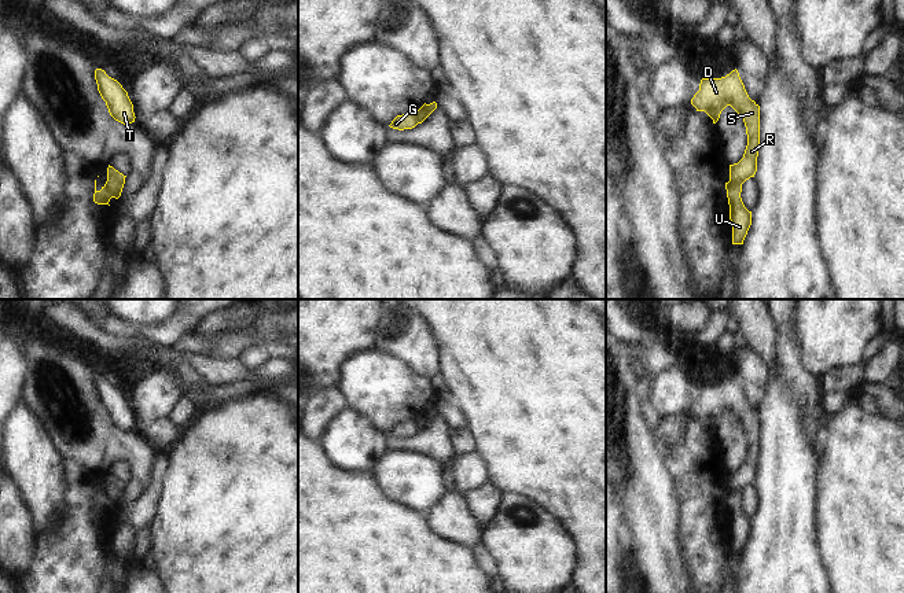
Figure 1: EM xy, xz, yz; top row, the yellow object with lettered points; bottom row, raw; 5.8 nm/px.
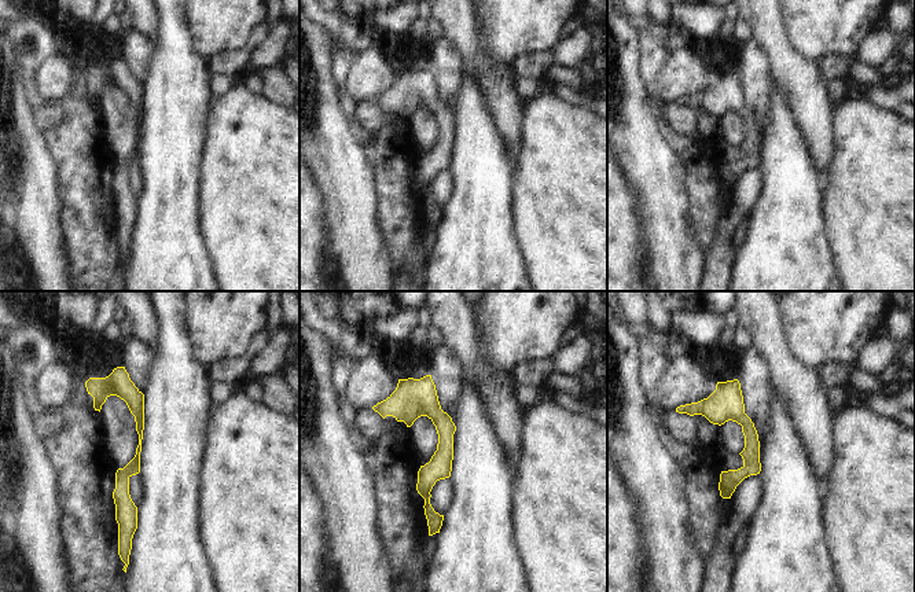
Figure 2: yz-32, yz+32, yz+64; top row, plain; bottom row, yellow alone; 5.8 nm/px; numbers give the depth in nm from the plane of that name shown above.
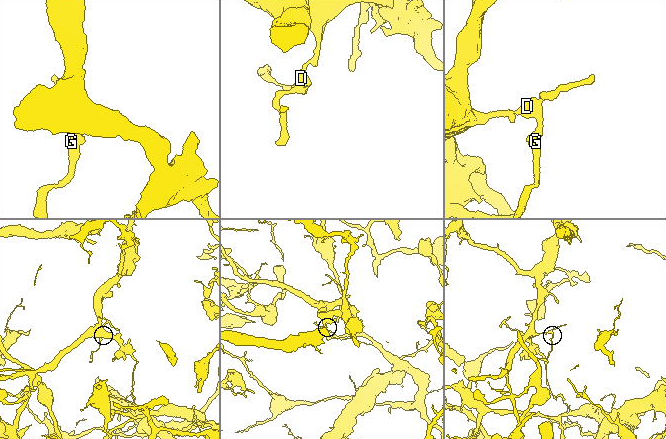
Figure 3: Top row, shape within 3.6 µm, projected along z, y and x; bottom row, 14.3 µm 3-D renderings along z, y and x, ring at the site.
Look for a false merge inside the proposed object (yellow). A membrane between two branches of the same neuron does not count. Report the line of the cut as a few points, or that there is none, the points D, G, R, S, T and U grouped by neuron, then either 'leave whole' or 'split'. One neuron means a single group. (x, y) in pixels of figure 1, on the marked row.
cut yz (741, 184), (734, 184), (727, 191); groups D R S T / G U; split

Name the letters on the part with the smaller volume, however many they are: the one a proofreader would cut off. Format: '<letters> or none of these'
G, U

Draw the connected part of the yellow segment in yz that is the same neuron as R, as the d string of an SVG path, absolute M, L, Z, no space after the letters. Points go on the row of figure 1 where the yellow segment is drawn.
M738 70L721 78L702 78L699 91L691 99L697 111L705 111L716 124L721 111L731 106L742 118L746 126L747 146L743 158L730 165L730 181L725 189L743 184L757 172L757 156L760 148L760 106L752 100L745 89Z

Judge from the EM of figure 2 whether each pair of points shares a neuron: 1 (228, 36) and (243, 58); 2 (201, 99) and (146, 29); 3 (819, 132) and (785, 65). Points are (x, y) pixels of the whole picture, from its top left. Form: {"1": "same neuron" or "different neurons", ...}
{"1": "different neurons", "2": "different neurons", "3": "same neuron"}

